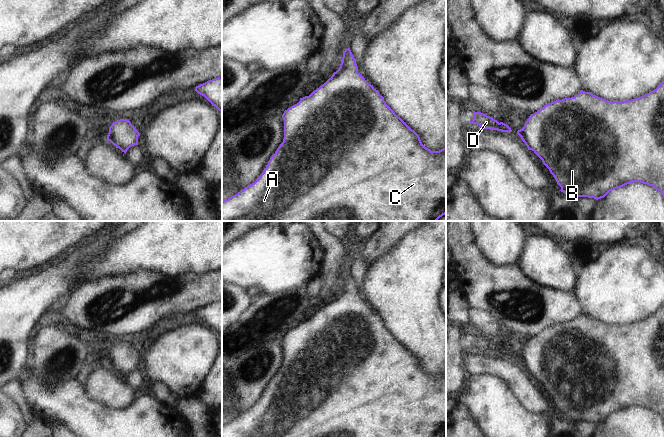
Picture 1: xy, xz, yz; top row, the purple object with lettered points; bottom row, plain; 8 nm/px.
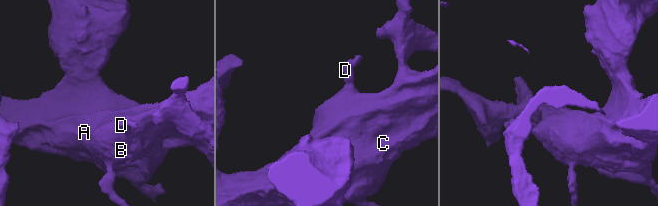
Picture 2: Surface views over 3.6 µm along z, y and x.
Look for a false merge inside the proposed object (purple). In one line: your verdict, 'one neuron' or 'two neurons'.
one neuron

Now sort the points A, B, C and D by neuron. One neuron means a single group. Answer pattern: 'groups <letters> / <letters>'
groups A B C D

